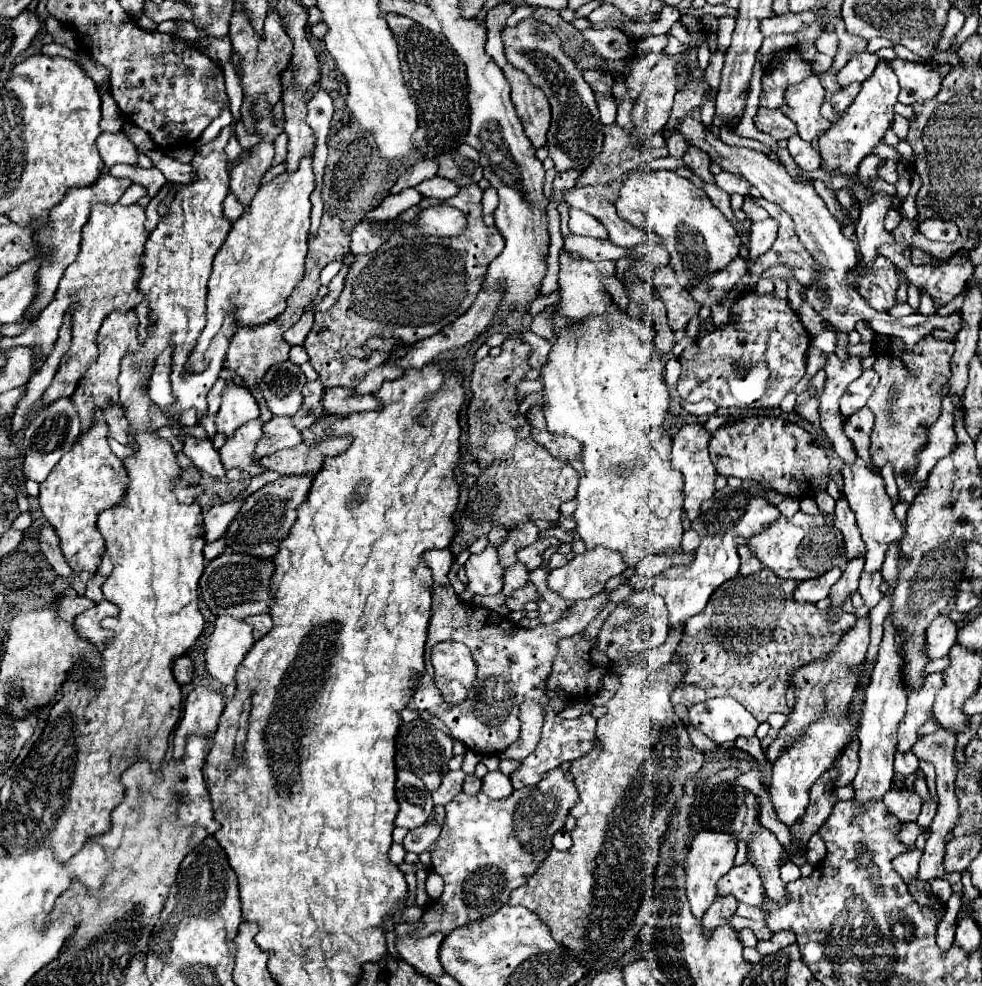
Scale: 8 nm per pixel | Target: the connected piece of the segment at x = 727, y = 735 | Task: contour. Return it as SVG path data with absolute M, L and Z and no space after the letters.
M730 697L710 699L708 703L694 705L690 709L690 723L716 743L736 741L742 735L752 737L758 729L758 721Z

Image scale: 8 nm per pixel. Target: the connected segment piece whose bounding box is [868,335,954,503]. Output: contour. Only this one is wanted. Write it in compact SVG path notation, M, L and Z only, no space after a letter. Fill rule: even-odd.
M880 335L882 339L874 343L876 351L876 363L874 371L880 375L880 383L872 397L868 399L868 407L874 413L875 422L870 435L870 455L876 465L885 465L887 461L894 463L894 475L900 491L900 501L912 503L914 497L922 491L922 485L912 485L902 479L902 473L914 467L914 453L920 447L920 443L926 441L928 427L936 421L940 415L940 403L942 385L950 379L950 359L954 353L954 343L950 341L938 341L934 337L924 337L918 341L912 349L906 347L906 343L898 337ZM898 387L896 399L890 399L890 391Z

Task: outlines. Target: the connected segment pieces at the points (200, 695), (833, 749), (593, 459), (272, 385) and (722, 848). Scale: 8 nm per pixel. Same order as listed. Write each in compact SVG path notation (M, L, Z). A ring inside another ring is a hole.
M202 685L188 695L184 703L184 715L174 733L174 757L182 757L186 735L190 733L210 735L212 731L216 731L218 719L224 711L224 703L226 701L222 693Z
M824 717L820 721L814 721L806 731L806 735L798 743L794 743L788 751L784 751L780 759L774 763L774 775L772 775L768 795L776 817L786 827L794 827L798 817L806 811L806 803L810 803L810 787L816 783L822 771L832 767L834 757L844 749L852 731L854 731L854 723L850 717L844 719Z
M616 305L612 307L614 311L610 311L608 319L610 323L614 325L614 331L606 333L604 331L604 319L602 317L592 317L588 319L586 323L572 323L570 319L564 319L560 317L556 311L554 311L554 331L558 333L558 339L556 343L552 343L552 349L550 349L550 355L548 355L548 365L542 369L542 383L544 383L544 393L546 393L546 405L544 405L544 415L546 415L546 423L548 423L548 429L550 433L556 433L556 435L568 435L568 437L574 437L582 443L582 451L580 451L580 459L582 459L582 465L585 471L580 473L580 483L578 483L578 493L576 493L576 511L574 511L574 521L576 521L576 531L578 535L582 537L582 541L586 543L586 549L594 549L596 545L602 545L602 547L608 547L608 549L614 549L614 551L620 551L626 565L628 567L636 567L640 563L640 559L648 557L648 555L662 555L668 547L680 547L680 541L682 541L682 535L684 535L684 529L682 529L682 503L684 503L684 495L682 495L682 473L678 469L672 469L670 467L670 443L672 443L672 431L670 427L674 427L672 423L672 415L670 415L670 393L666 389L666 381L664 381L664 361L662 361L662 355L658 353L656 349L656 343L654 343L654 337L656 337L656 331L654 331L654 323L648 319L648 317L630 317L628 313L622 313ZM584 423L590 423L590 437L584 439Z
M282 361L266 371L266 379L258 383L258 393L266 399L272 415L294 415L302 405L304 373L292 361Z
M704 829L694 837L688 859L686 859L686 895L690 901L690 909L698 919L704 915L704 911L714 901L718 879L734 867L736 843L738 841L734 839L734 835L726 835L726 831L706 831Z

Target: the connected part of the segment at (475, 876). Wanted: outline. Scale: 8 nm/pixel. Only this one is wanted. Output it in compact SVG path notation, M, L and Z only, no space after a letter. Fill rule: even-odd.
M562 769L550 771L538 785L518 789L508 799L500 799L500 801L494 801L484 793L456 795L446 805L446 819L442 825L442 833L430 851L432 869L444 879L444 891L440 899L432 901L426 907L422 915L422 927L414 935L416 937L424 937L432 933L448 935L450 931L462 925L470 925L472 921L482 921L494 915L500 907L508 905L510 893L516 887L520 887L528 875L536 871L540 861L552 849L552 835L564 827L564 819L576 801L578 801L578 795L572 783L572 775Z

